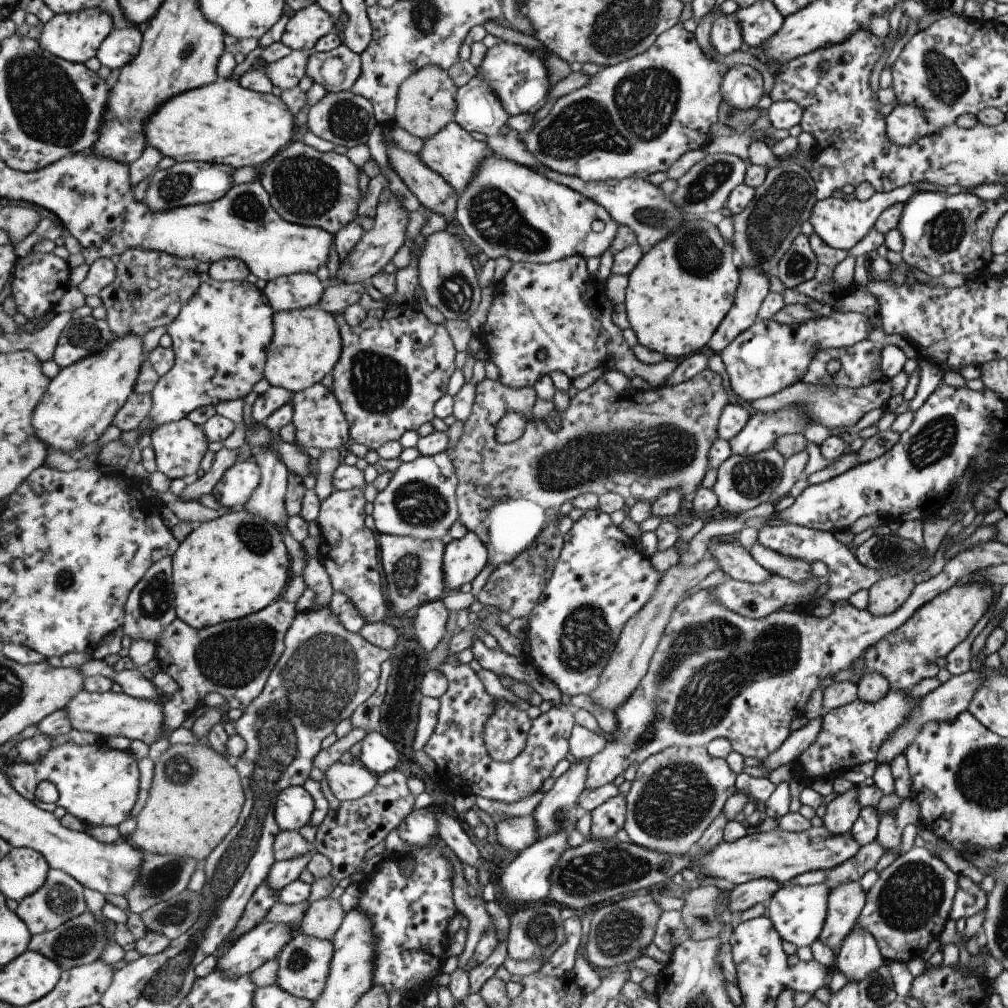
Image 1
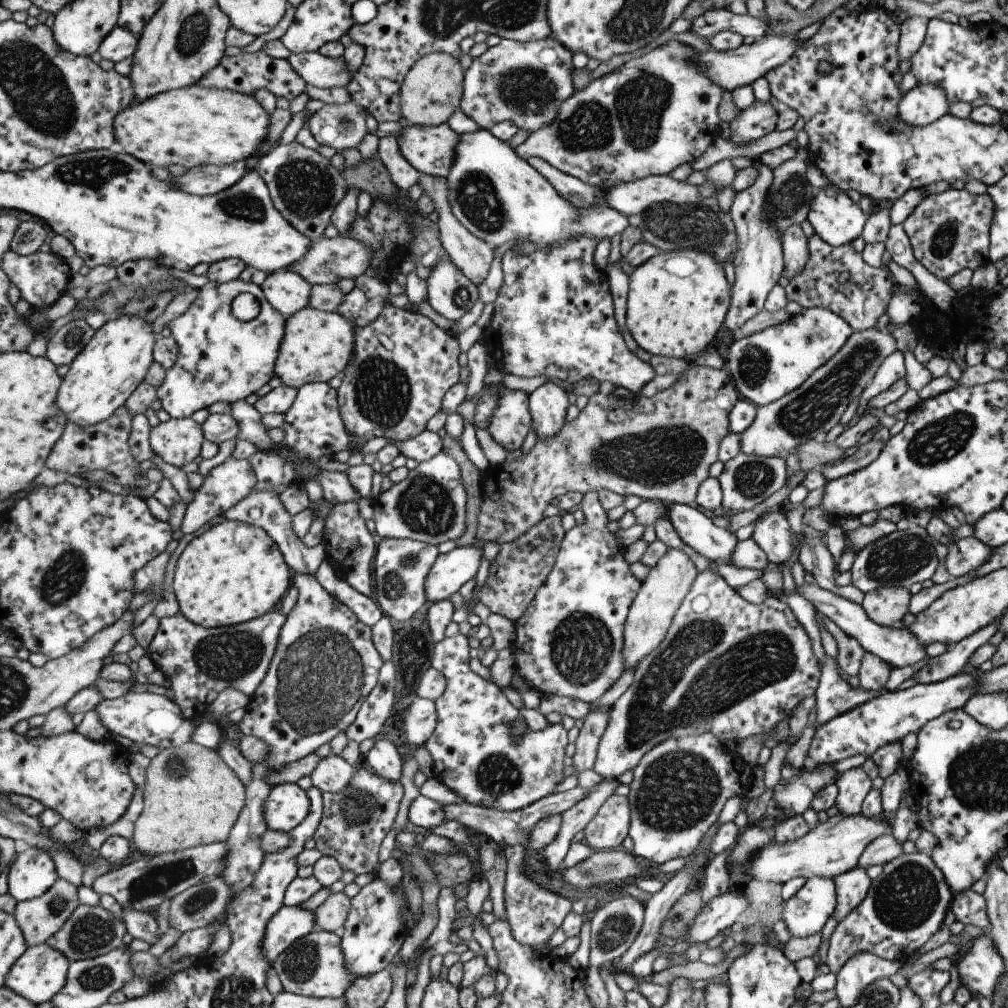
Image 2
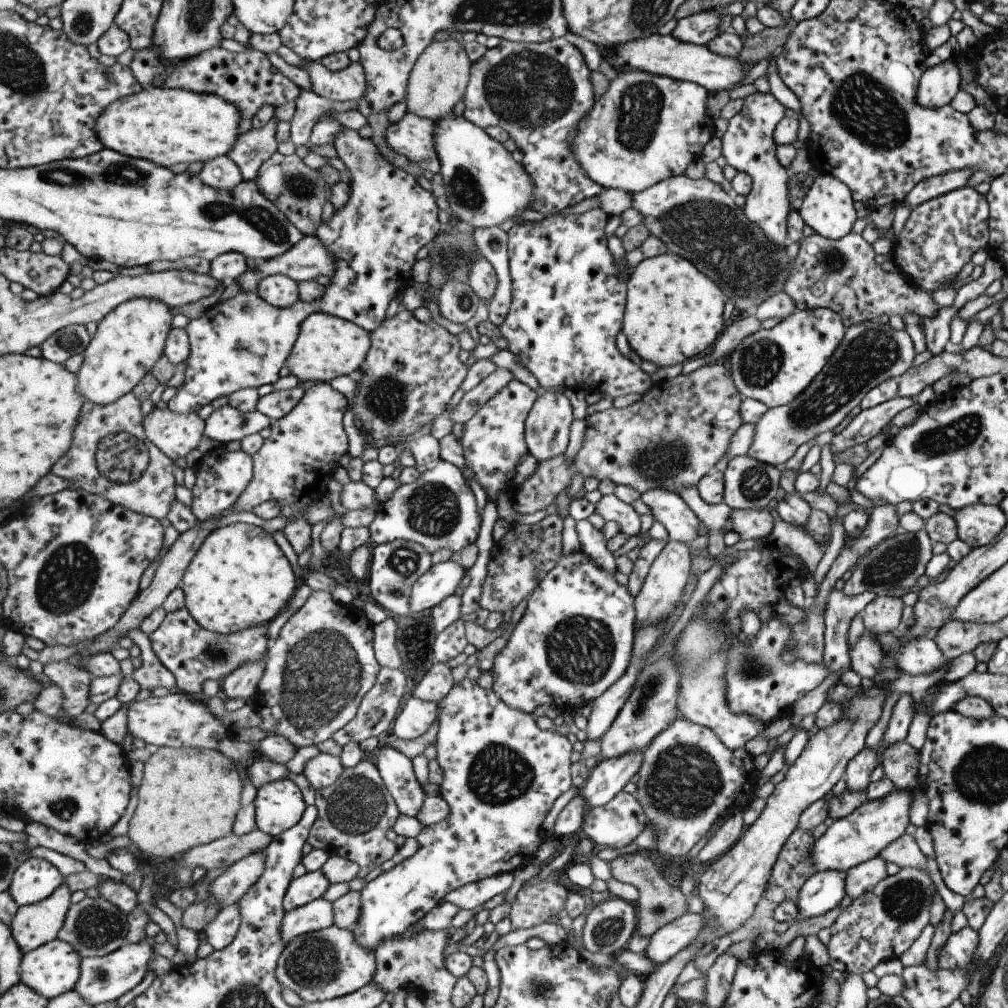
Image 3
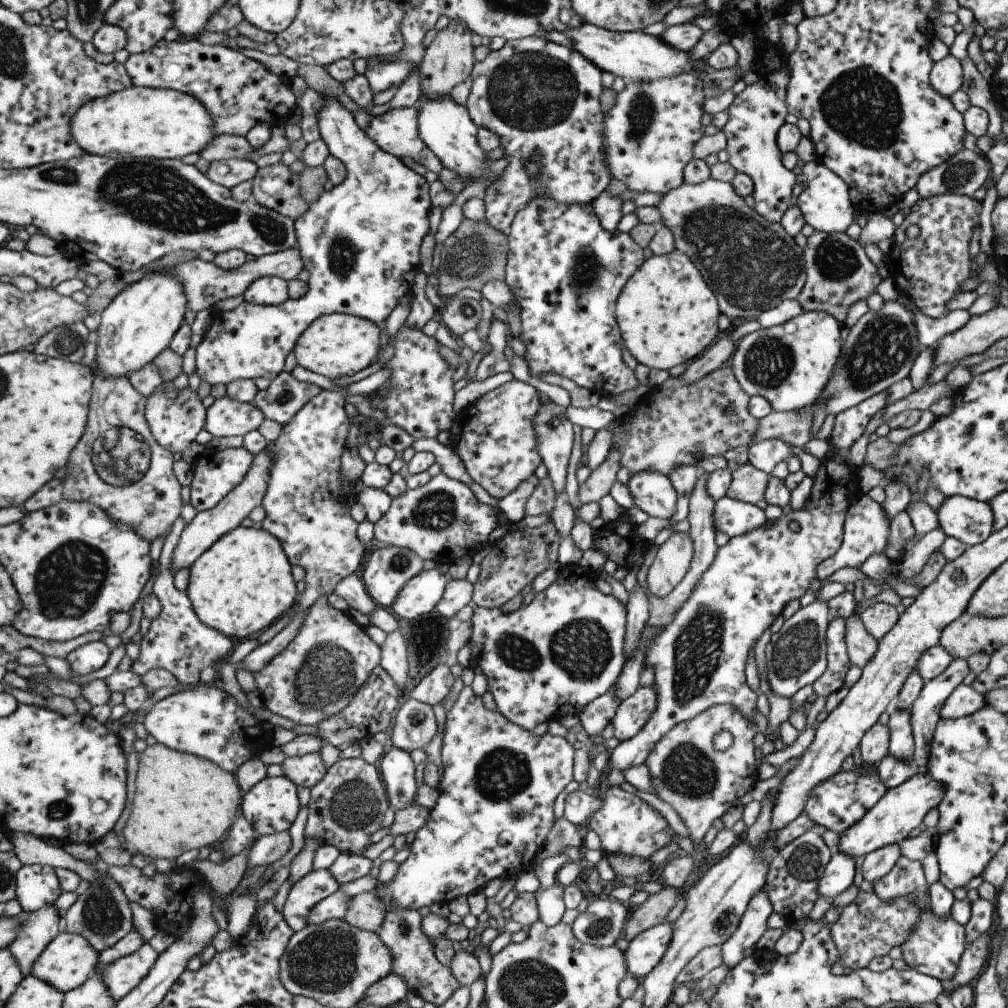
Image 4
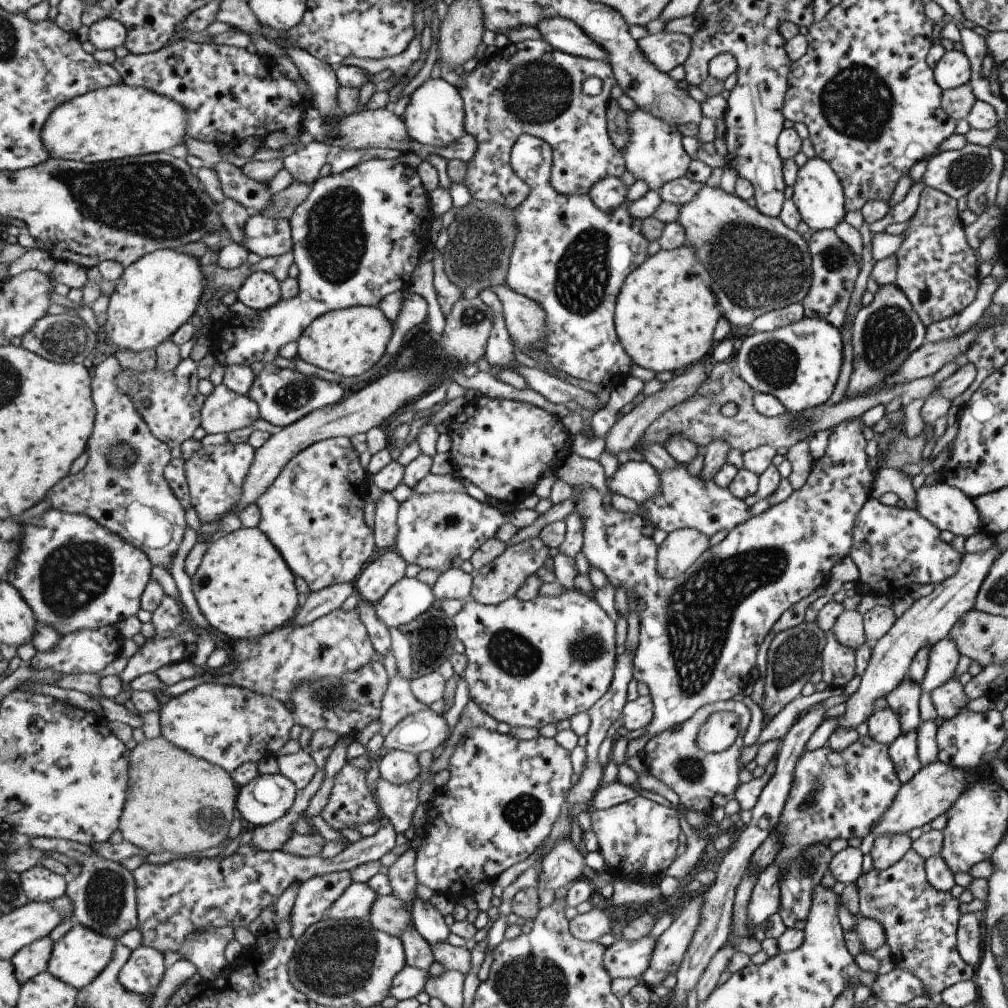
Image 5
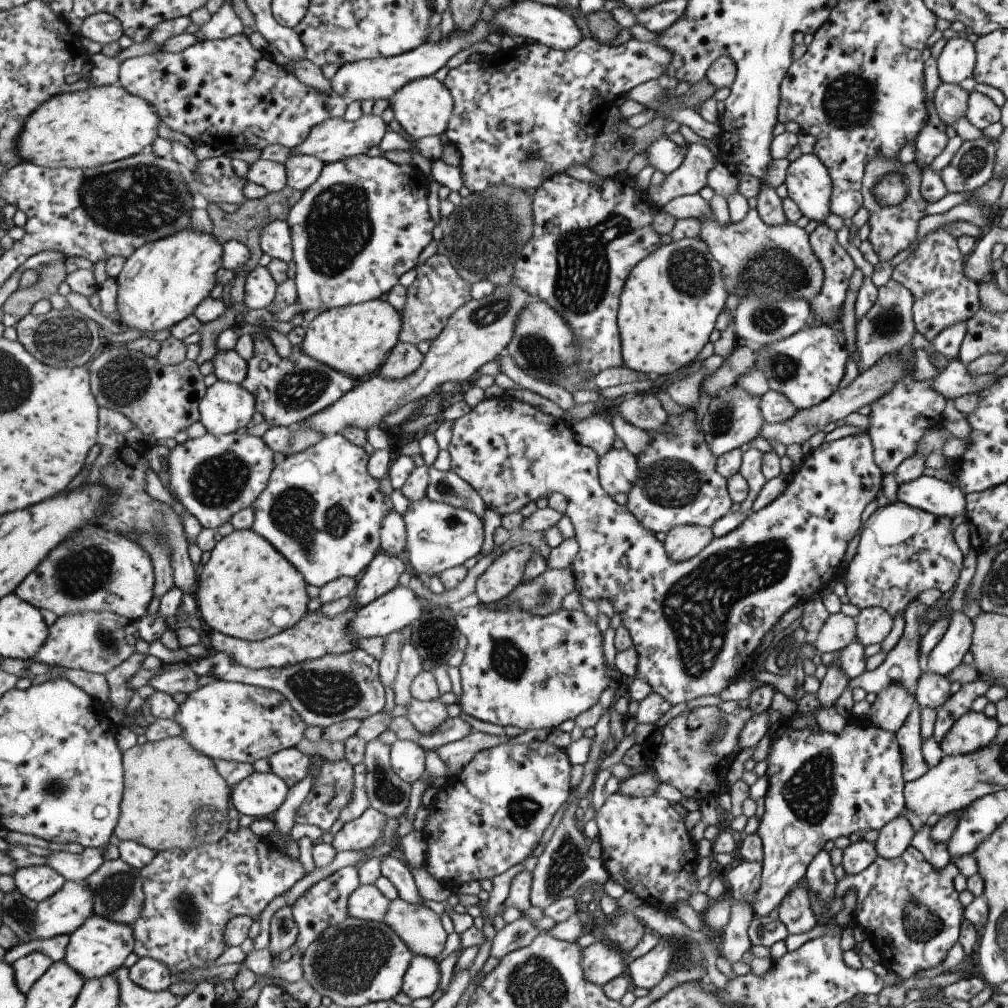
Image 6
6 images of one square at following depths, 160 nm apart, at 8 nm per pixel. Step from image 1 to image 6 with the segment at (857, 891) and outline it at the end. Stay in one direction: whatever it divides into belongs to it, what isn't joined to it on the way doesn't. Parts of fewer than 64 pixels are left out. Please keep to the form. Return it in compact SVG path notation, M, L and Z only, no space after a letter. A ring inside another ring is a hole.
M902 814L895 816L884 824L874 841L877 857L884 859L897 858L911 842L914 831Z

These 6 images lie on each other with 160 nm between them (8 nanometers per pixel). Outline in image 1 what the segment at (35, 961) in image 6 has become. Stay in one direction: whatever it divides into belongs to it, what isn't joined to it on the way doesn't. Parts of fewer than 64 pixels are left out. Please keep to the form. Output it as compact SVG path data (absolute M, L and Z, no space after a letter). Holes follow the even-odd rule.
M51 868L47 883L43 884L38 892L21 901L16 912L26 922L32 936L53 931L63 926L65 922L88 912L86 889L70 873Z

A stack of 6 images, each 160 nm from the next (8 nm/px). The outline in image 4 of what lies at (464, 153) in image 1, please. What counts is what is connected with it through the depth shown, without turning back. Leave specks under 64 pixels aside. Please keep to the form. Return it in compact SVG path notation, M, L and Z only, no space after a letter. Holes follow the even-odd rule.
M416 107L392 109L383 116L373 117L364 131L385 152L400 158L413 158L429 171L439 174L445 166L439 156L423 142L419 132L419 110Z

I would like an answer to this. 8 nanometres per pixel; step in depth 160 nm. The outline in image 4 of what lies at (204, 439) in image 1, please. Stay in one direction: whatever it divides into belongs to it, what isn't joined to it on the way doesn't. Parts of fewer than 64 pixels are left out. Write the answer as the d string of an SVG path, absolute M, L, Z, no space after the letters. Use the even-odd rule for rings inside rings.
M193 388L183 390L157 390L148 398L146 418L155 440L171 453L180 453L189 448L201 430L206 429L207 408Z

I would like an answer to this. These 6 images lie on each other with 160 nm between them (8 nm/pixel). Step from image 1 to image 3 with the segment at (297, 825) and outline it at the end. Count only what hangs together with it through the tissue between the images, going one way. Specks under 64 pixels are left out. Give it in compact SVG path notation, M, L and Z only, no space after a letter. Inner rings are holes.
M288 779L265 784L255 801L258 829L273 837L299 824L308 808L301 788Z

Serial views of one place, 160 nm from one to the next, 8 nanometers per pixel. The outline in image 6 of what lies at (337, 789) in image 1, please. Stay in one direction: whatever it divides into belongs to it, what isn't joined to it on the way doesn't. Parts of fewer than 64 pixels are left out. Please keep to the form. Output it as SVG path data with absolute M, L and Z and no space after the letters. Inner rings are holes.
M291 747L279 751L269 759L271 770L277 773L286 783L294 787L301 782L309 772L309 755Z

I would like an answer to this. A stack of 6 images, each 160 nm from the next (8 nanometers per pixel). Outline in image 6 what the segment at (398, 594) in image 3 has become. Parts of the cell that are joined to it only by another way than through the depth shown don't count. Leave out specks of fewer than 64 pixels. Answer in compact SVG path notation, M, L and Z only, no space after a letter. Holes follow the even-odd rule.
M379 552L374 562L357 579L354 602L357 602L359 607L367 606L391 592L399 584L399 578L405 570L405 564L395 558L395 555Z

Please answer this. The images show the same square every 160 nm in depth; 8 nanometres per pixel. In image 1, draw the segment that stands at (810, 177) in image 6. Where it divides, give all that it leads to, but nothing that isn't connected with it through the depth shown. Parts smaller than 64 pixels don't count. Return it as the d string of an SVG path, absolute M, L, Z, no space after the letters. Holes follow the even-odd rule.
M915 184L892 189L891 192L875 193L865 201L841 200L837 198L825 198L816 201L810 214L809 224L813 227L813 233L827 246L833 249L849 250L853 248L869 230L874 226L877 218L893 204L905 203L905 200L916 192Z

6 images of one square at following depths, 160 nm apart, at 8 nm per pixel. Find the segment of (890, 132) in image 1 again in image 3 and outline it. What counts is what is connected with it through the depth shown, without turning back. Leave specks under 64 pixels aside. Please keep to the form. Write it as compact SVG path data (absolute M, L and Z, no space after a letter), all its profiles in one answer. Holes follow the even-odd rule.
M948 59L936 66L926 68L912 89L916 104L935 110L951 103L960 90L960 73L955 61Z

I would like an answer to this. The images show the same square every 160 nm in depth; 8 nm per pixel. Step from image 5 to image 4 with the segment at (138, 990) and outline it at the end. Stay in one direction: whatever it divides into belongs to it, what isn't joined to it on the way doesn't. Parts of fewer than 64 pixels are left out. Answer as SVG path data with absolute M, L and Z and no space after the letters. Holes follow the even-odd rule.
M146 943L134 954L119 958L109 966L103 966L103 962L99 960L95 971L101 972L105 986L109 988L111 996L119 1002L145 981L159 956L159 952Z

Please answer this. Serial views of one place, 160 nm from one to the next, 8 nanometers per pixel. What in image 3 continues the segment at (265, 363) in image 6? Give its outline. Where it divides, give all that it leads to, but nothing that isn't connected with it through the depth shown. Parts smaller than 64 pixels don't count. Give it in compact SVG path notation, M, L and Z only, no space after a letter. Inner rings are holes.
M297 386L290 390L275 390L260 398L257 411L269 416L274 422L282 420L303 401L306 390L303 386Z

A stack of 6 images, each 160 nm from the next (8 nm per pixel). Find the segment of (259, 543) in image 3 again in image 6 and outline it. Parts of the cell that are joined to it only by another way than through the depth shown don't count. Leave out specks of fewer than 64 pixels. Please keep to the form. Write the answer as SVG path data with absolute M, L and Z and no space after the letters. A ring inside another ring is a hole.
M253 529L244 531L234 530L229 536L223 536L209 555L210 559L199 571L195 597L198 602L198 609L200 610L200 614L205 621L205 624L209 625L212 629L230 637L243 639L244 641L262 641L277 636L287 629L293 628L296 624L300 623L300 620L305 614L309 614L309 608L307 608L307 606L309 606L309 594L307 594L308 582L306 581L306 577L303 576L302 572L299 572L298 568L295 568L294 564L291 564L290 560L287 560L286 556L283 556L282 552L279 552L278 548L275 548L274 544L271 544L270 540L267 540L266 537L261 536Z

